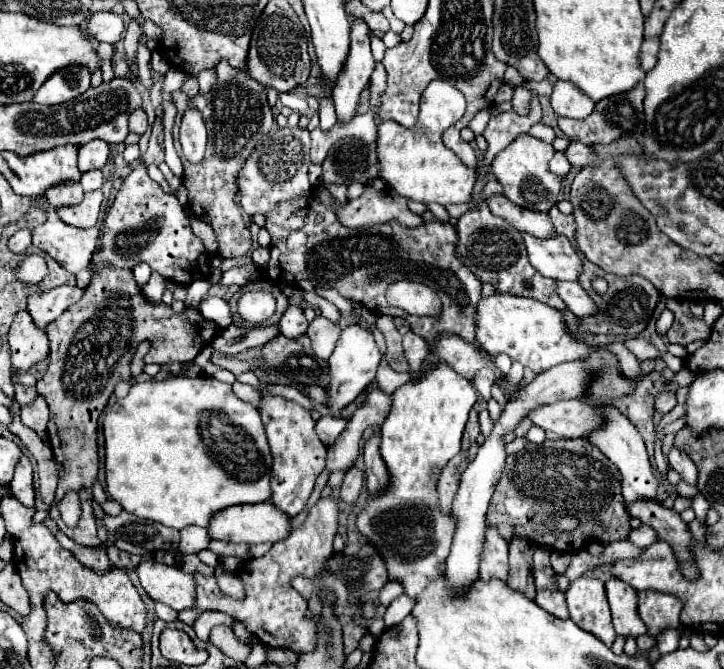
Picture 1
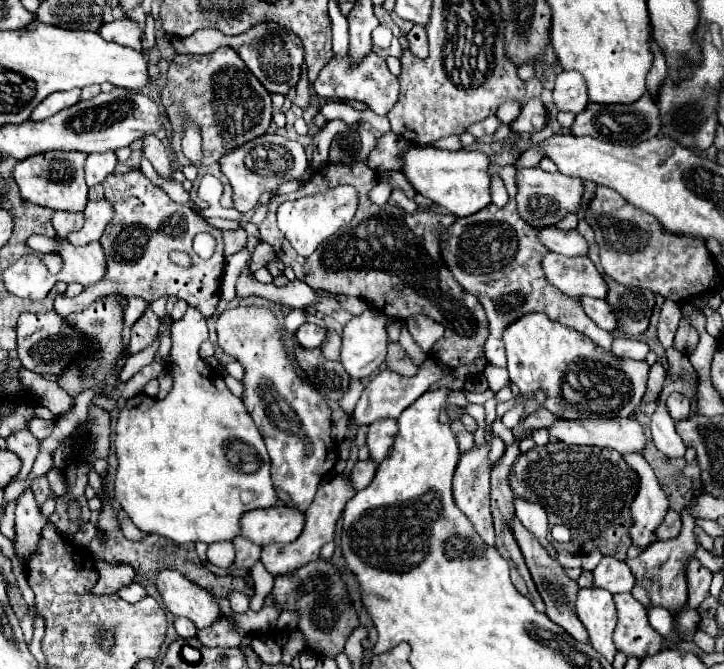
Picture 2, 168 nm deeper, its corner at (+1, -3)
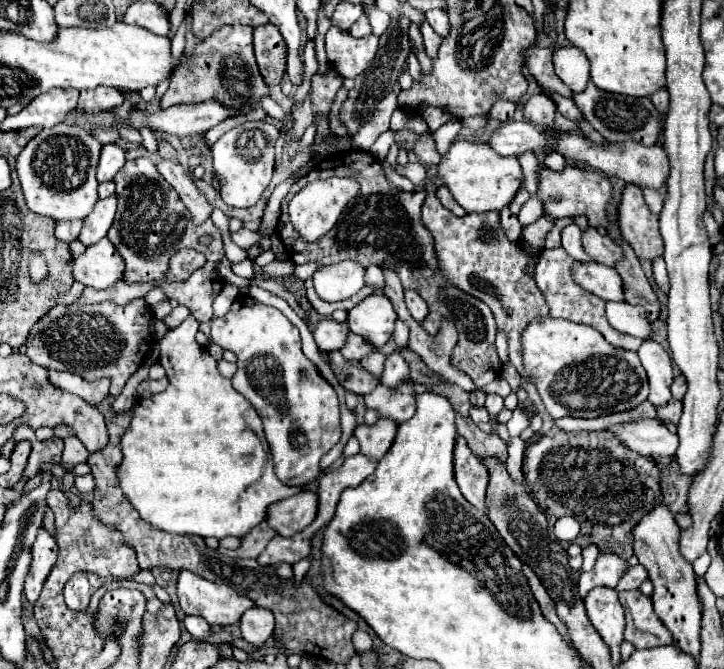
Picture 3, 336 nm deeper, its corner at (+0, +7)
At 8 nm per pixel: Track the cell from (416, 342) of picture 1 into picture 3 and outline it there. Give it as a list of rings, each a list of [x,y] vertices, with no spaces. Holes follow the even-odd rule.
[[[406,290],[406,292],[404,292],[404,298],[406,298],[406,306],[408,306],[412,318],[414,318],[418,324],[424,324],[424,320],[426,320],[428,314],[430,314],[428,304],[420,298],[420,294],[418,294],[416,290]]]

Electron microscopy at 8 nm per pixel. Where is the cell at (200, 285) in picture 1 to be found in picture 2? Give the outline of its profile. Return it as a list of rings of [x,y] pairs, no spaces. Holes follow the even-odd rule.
[[[189,308],[181,320],[173,322],[171,339],[169,369],[173,373],[173,388],[167,398],[157,400],[141,394],[137,404],[129,402],[119,412],[115,436],[119,466],[115,472],[113,496],[131,522],[147,534],[159,534],[177,544],[205,542],[209,546],[223,540],[231,542],[239,536],[241,516],[245,512],[277,504],[277,492],[269,474],[269,454],[241,398],[233,396],[221,374],[199,356],[199,346],[207,340],[207,320],[201,312]]]

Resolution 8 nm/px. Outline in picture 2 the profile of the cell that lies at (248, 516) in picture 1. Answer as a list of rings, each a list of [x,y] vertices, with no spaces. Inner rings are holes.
[[[289,506],[251,510],[241,518],[241,536],[259,546],[273,542],[293,542],[303,532],[305,514]]]

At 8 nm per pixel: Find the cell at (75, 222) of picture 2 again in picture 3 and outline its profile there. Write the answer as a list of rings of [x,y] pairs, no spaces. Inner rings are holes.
[[[60,220],[56,222],[56,238],[62,242],[72,242],[78,238],[82,220]]]

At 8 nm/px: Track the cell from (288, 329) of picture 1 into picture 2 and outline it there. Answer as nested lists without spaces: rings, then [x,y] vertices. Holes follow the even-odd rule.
[[[307,322],[297,330],[297,340],[303,348],[319,348],[325,342],[325,334],[327,334],[325,328],[323,328],[323,334],[321,334],[321,326]]]

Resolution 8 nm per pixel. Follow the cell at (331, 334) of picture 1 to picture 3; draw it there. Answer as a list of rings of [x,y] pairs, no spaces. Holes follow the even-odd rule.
[[[348,334],[348,338],[346,338],[346,344],[340,348],[340,352],[342,352],[342,356],[346,358],[346,360],[362,360],[368,352],[372,352],[374,348],[372,346],[366,346],[366,342],[362,342],[362,338],[358,338],[356,334]]]

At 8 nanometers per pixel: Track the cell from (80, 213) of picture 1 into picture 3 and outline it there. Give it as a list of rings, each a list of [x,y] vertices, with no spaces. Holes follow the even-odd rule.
[[[108,196],[108,198],[100,198],[94,206],[94,210],[84,218],[84,226],[80,232],[80,242],[84,246],[90,246],[98,240],[102,240],[114,220],[116,214],[116,196]]]

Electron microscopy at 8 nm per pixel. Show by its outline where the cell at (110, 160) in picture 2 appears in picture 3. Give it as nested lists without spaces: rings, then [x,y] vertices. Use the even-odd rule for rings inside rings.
[[[106,144],[102,146],[100,152],[100,162],[98,162],[98,170],[96,170],[96,180],[98,182],[106,182],[112,180],[114,174],[124,166],[126,158],[124,158],[124,148],[118,144]]]

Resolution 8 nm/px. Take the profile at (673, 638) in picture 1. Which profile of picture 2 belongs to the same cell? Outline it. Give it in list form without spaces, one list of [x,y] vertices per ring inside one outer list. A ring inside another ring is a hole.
[[[653,606],[653,608],[647,608],[647,616],[649,616],[649,624],[663,636],[663,638],[667,638],[669,634],[671,634],[671,630],[673,630],[673,614],[669,612],[669,610],[665,610],[665,608],[657,608],[657,606]]]

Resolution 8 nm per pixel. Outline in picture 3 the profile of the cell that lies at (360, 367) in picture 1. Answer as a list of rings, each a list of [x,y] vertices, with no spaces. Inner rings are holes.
[[[370,294],[348,312],[348,328],[360,334],[376,350],[382,348],[394,332],[396,312],[384,294]]]

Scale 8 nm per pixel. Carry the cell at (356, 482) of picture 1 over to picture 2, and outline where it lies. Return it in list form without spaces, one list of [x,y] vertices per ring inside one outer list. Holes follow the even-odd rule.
[[[359,460],[355,462],[353,470],[351,470],[351,480],[355,484],[357,490],[363,490],[371,484],[373,476],[375,476],[375,470],[377,470],[377,464],[373,464],[371,460]]]

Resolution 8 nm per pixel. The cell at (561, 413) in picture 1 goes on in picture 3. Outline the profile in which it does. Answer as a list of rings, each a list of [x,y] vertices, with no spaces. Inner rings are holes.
[[[640,418],[626,424],[608,428],[620,442],[640,456],[674,456],[678,448],[678,436],[672,434],[660,420]]]

